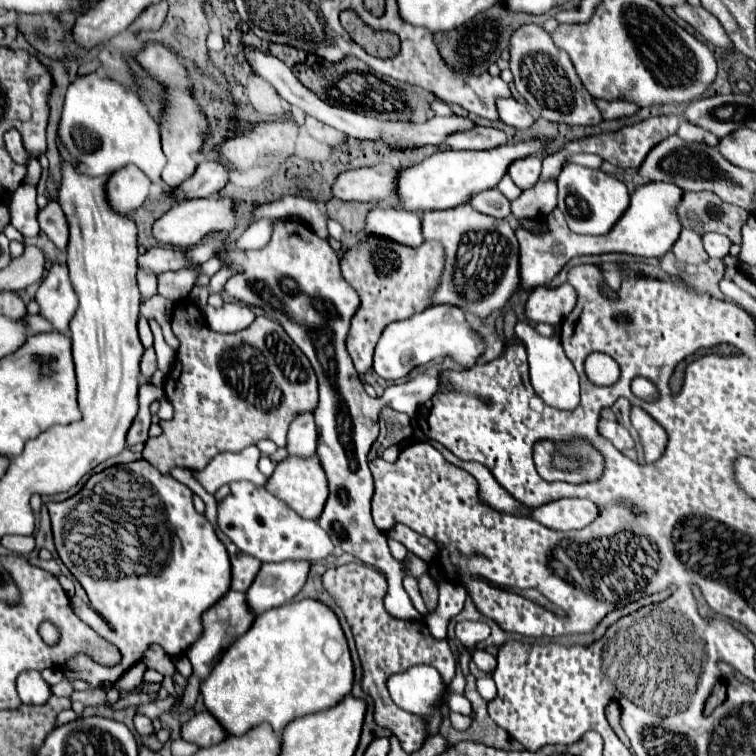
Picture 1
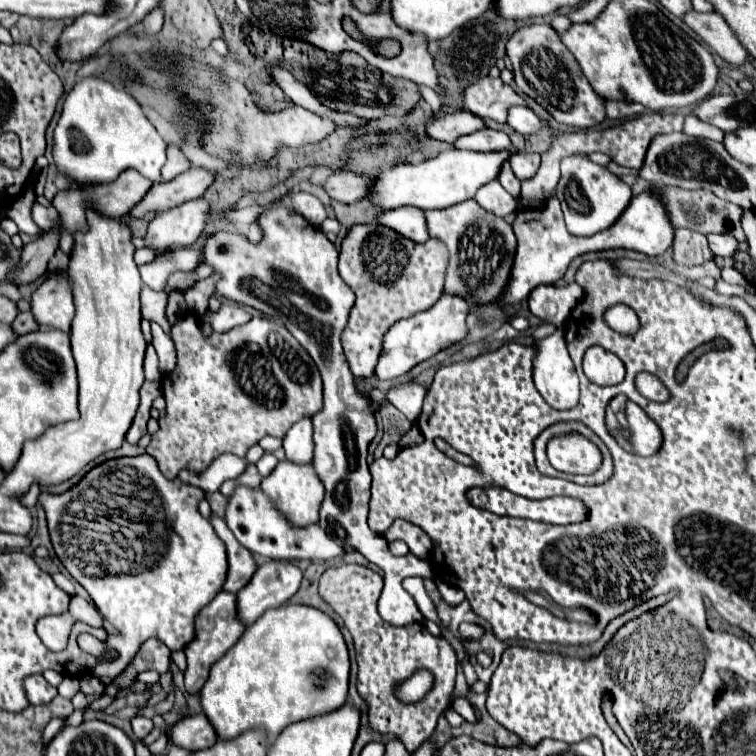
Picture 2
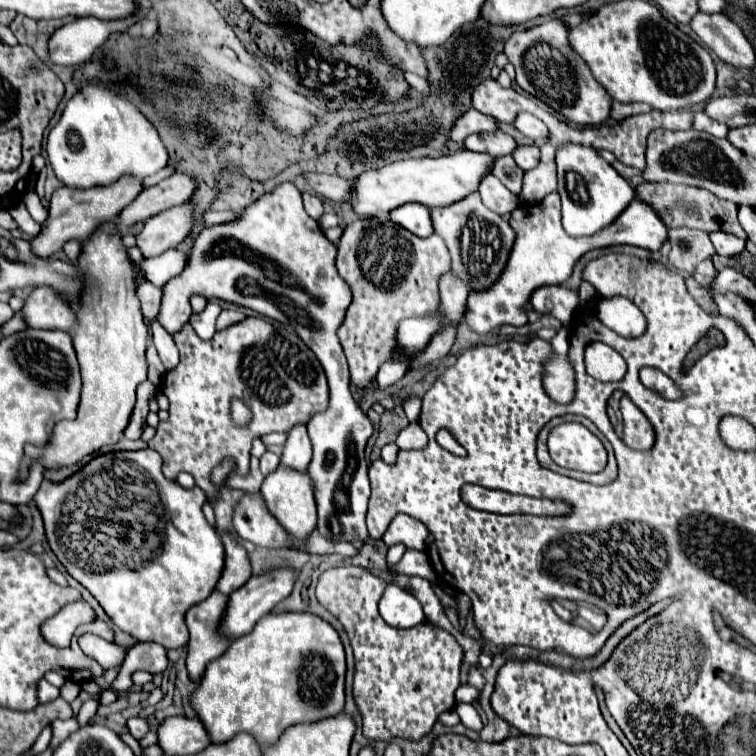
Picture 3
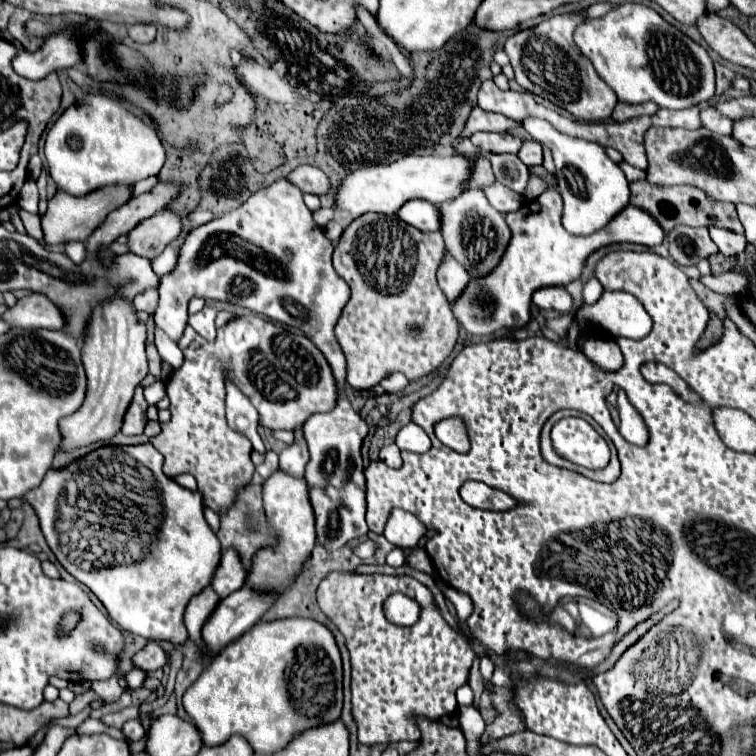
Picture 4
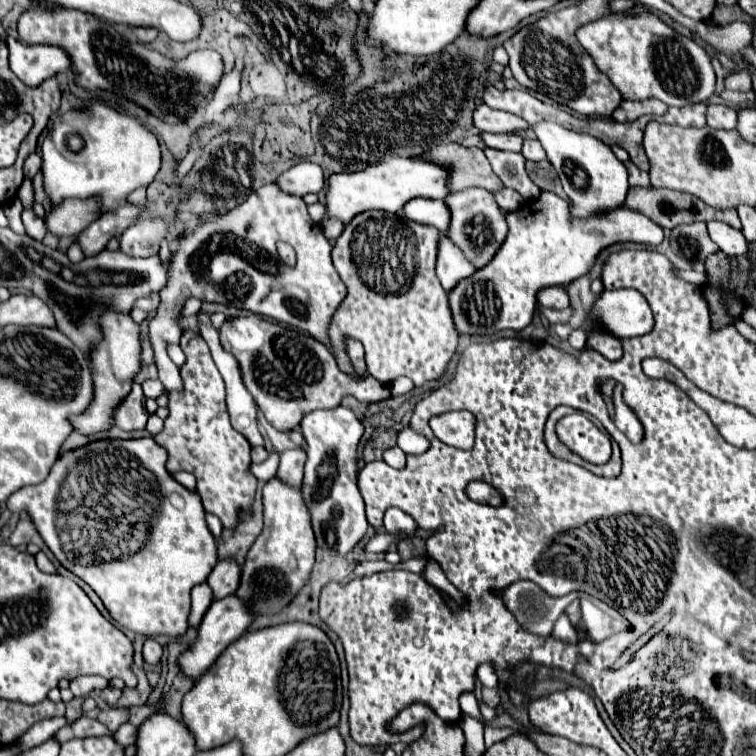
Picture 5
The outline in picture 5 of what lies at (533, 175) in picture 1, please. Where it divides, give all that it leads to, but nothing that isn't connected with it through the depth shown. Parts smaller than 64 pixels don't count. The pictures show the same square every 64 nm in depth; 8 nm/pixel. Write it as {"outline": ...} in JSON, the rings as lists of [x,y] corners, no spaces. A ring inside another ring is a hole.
{"outline":[[[524,140],[522,154],[524,154],[524,158],[534,160],[534,162],[540,162],[540,160],[546,158],[546,152],[544,152],[544,148],[542,148],[542,144],[538,140]]]}

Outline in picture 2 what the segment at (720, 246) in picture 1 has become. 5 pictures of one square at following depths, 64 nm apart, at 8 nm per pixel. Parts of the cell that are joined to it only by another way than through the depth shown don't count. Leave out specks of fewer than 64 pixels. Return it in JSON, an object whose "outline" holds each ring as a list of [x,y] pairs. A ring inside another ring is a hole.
{"outline":[[[708,234],[708,244],[714,256],[732,256],[738,250],[738,240],[728,234]]]}

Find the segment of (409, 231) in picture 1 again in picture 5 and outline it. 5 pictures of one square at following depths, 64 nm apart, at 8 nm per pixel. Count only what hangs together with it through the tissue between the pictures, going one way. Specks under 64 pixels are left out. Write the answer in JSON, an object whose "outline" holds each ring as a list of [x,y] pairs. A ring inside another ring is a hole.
{"outline":[[[410,200],[404,206],[404,214],[414,222],[436,226],[440,232],[448,230],[448,206],[444,204],[444,200]]]}

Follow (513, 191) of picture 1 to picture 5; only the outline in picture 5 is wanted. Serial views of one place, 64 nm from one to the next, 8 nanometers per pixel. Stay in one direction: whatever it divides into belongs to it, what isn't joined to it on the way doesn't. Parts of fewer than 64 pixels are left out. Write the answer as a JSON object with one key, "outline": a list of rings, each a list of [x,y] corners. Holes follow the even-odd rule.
{"outline":[[[484,148],[486,158],[490,160],[496,176],[504,182],[504,186],[514,188],[520,192],[525,200],[536,199],[540,196],[540,188],[528,178],[524,170],[524,156],[516,152],[504,152],[504,150],[494,150],[494,148]]]}

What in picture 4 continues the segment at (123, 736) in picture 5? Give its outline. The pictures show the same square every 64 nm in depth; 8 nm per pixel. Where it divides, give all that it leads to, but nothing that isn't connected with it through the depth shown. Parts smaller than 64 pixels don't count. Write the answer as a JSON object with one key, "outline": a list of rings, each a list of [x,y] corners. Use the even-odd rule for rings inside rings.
{"outline":[[[128,720],[128,722],[122,726],[122,732],[124,732],[124,736],[126,736],[130,742],[136,742],[136,740],[144,738],[144,726],[142,726],[138,720]]]}

